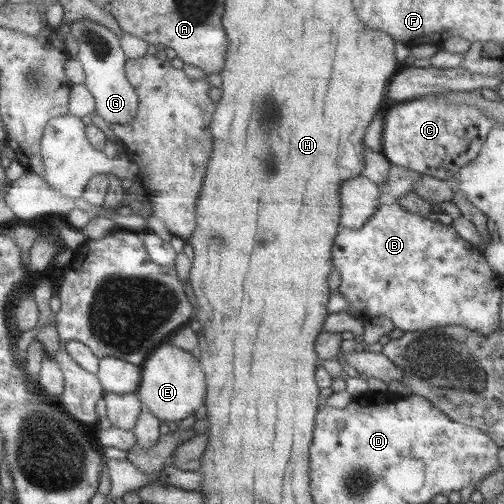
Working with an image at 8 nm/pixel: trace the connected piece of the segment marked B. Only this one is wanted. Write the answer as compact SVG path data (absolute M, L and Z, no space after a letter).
M395 203L380 204L357 230L340 228L333 238L330 263L341 279L337 292L347 301L346 312L353 318L365 321L383 316L403 332L445 325L464 326L479 334L499 329L502 280L488 266L482 251L459 238L450 225L409 213Z

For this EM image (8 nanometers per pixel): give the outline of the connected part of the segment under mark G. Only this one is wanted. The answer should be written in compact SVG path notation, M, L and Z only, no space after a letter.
M87 20L69 22L69 32L77 40L78 50L74 57L84 70L84 85L94 98L94 113L103 126L129 124L138 107L138 96L124 73L126 56L119 39L108 28Z

